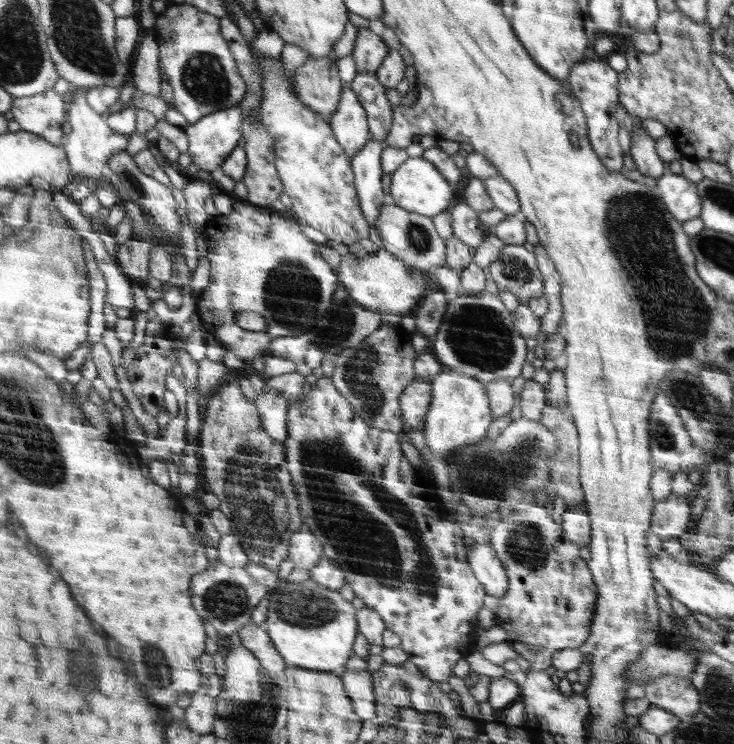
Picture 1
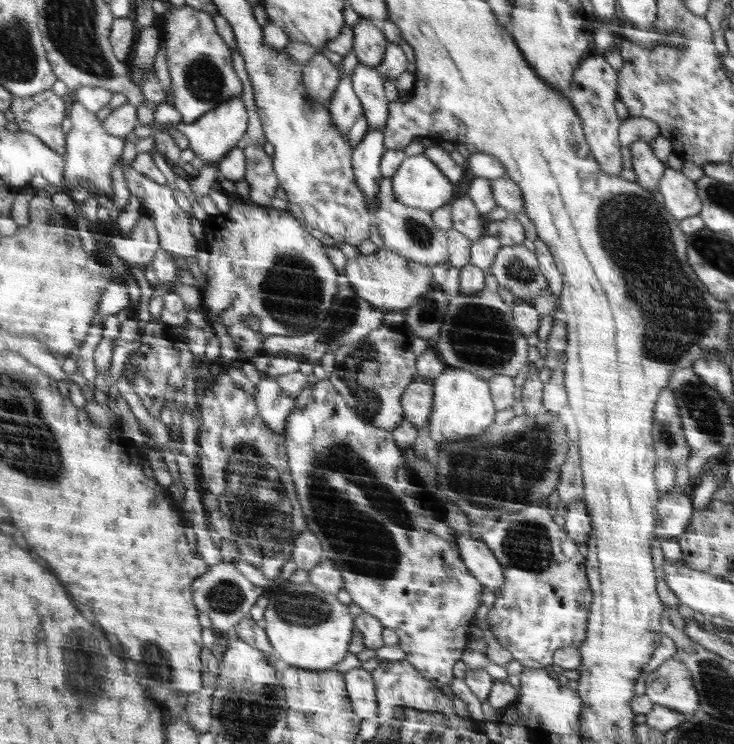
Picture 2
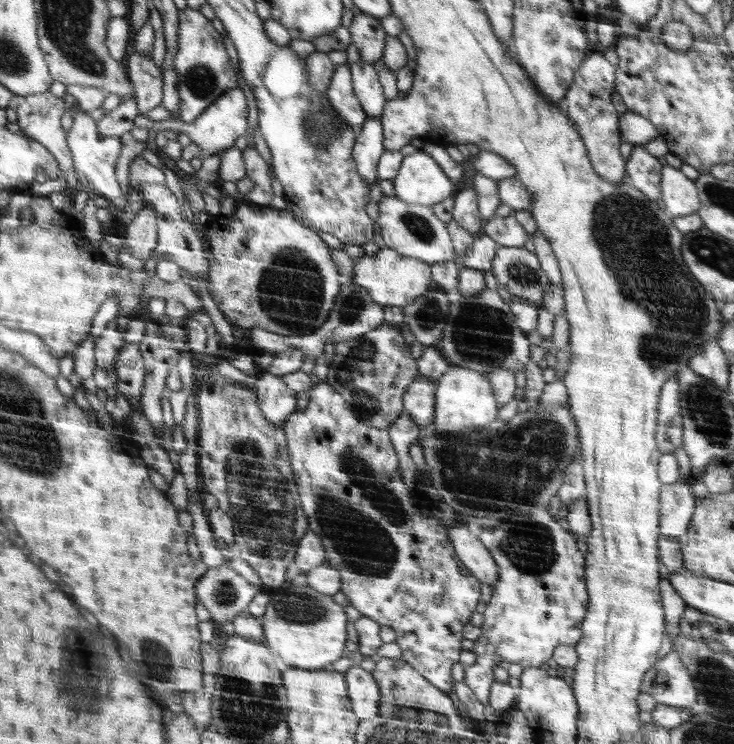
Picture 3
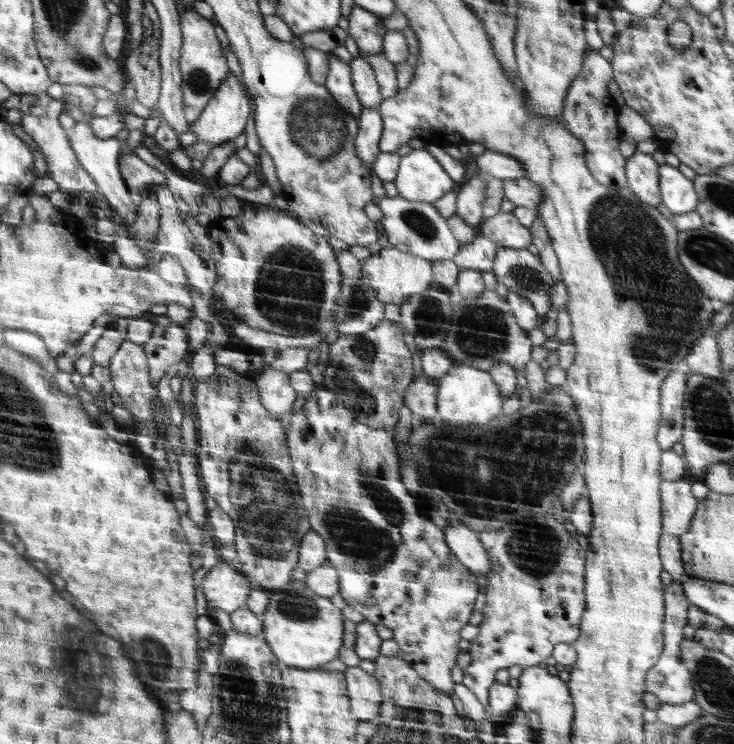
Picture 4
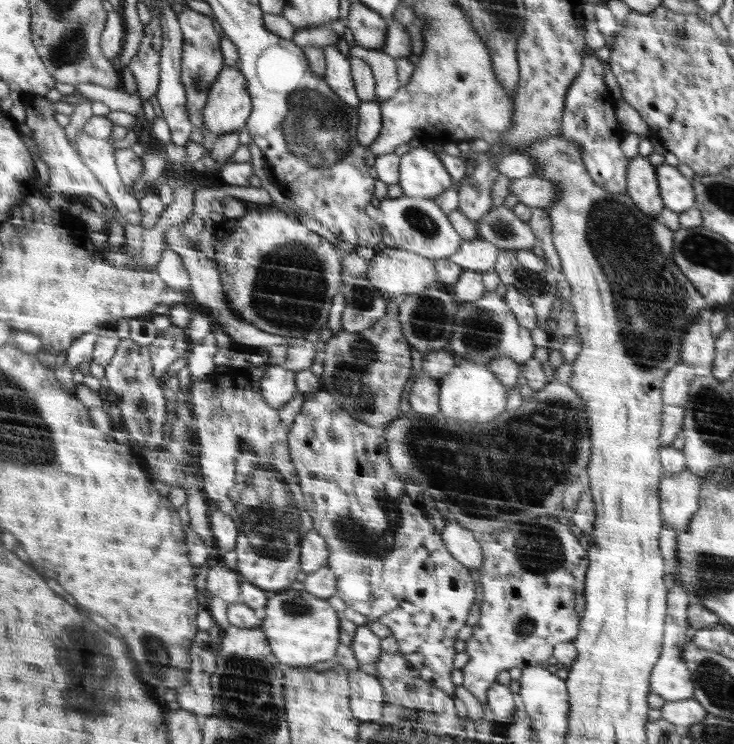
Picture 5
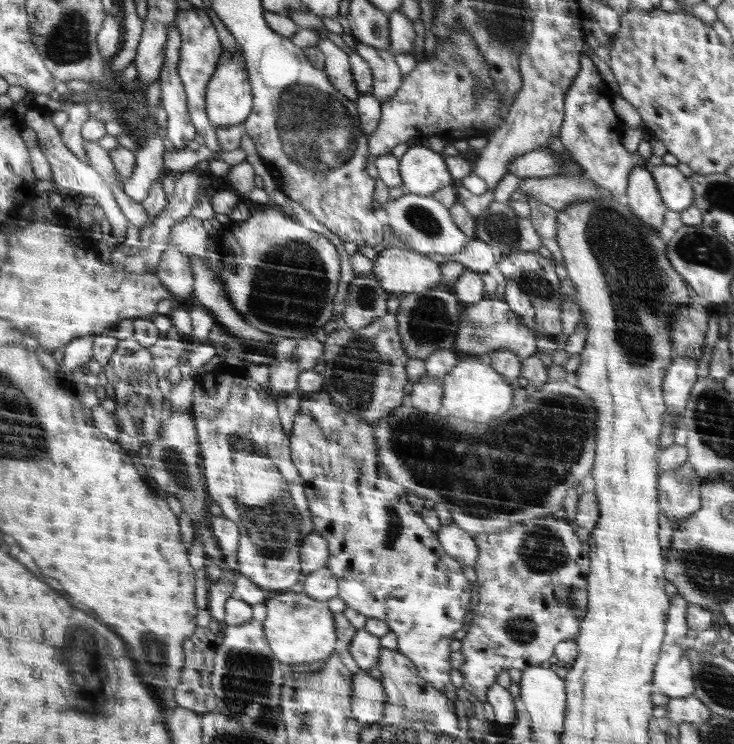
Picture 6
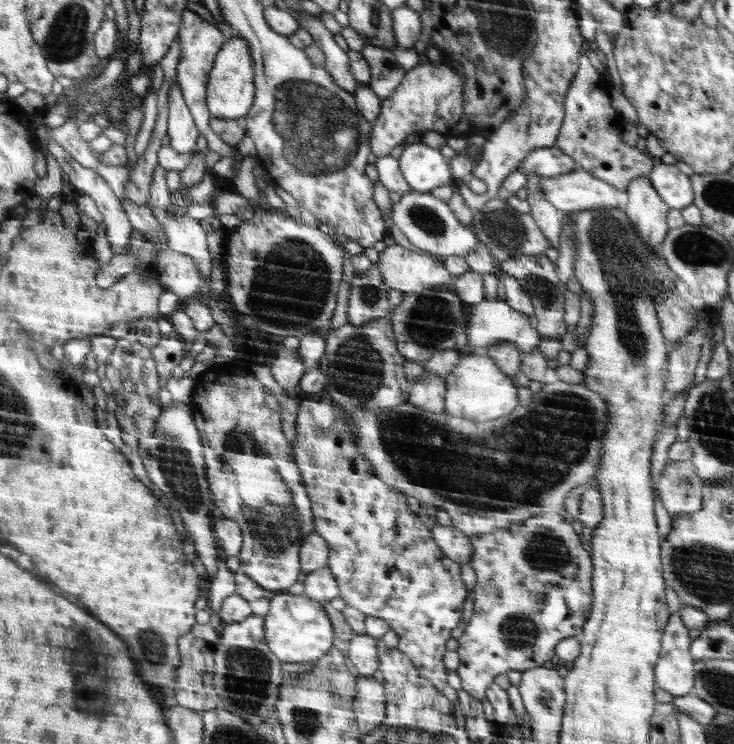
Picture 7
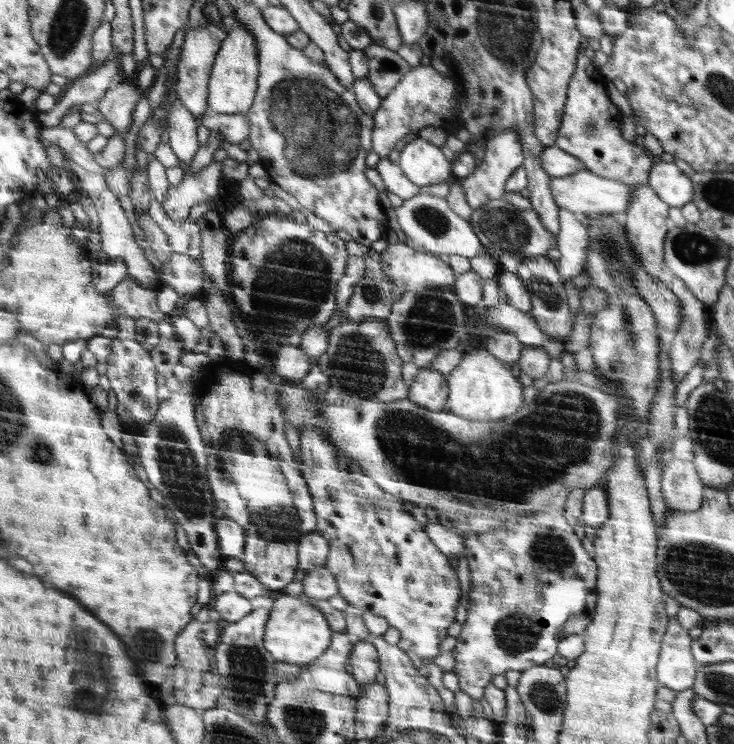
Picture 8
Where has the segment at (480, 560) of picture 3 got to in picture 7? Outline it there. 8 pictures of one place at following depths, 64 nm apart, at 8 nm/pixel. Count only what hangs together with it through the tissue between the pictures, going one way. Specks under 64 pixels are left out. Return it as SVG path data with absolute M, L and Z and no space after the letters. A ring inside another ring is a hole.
M435 524L432 529L432 537L441 547L446 556L453 558L459 564L470 564L473 553L470 537L460 532L456 527Z

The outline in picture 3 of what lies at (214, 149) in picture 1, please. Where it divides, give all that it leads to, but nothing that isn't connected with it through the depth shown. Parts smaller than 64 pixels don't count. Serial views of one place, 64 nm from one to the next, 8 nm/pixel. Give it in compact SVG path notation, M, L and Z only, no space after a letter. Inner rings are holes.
M236 88L236 90L230 90L230 92L226 92L224 96L220 96L216 103L210 104L210 106L202 112L200 118L192 123L185 123L182 120L174 119L153 121L140 114L140 112L138 116L134 118L133 123L134 126L142 129L153 129L157 131L173 130L176 134L187 134L191 138L191 142L202 149L204 156L213 155L214 153L220 153L232 147L234 140L247 133L248 107L246 102L247 100L243 92L239 88Z

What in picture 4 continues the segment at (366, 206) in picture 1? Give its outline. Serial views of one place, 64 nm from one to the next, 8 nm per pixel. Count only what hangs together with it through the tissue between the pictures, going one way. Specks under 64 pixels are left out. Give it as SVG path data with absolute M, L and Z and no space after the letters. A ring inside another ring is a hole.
M363 107L358 120L360 122L356 138L358 156L366 161L366 164L372 164L381 153L378 143L384 130L383 118L379 109Z

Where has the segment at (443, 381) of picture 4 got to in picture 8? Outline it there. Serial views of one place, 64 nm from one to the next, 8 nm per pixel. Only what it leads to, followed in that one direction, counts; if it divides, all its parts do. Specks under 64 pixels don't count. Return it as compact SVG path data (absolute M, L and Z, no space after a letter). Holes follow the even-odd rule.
M485 350L466 354L448 376L449 398L446 410L468 420L500 420L521 410L522 384L498 357Z

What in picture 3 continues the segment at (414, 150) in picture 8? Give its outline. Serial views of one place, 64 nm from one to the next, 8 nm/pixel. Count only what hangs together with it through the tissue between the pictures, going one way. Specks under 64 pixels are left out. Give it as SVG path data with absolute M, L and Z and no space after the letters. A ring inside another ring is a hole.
M422 149L404 156L392 184L400 200L431 207L455 191L455 182Z

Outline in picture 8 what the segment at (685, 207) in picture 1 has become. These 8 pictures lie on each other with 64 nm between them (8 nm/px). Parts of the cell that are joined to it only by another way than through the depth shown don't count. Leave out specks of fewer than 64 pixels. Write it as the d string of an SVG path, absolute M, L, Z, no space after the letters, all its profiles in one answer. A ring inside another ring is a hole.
M674 162L654 163L650 169L648 185L666 204L681 207L693 200L693 181Z

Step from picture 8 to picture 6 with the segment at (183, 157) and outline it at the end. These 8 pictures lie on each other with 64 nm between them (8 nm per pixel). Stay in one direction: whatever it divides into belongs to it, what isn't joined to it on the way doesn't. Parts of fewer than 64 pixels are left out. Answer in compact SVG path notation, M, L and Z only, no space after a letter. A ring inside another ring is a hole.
M176 22L168 27L168 38L165 46L165 59L161 68L160 100L167 114L166 140L176 149L186 148L194 141L197 134L189 117L184 86L178 76L177 64L180 60L181 36Z

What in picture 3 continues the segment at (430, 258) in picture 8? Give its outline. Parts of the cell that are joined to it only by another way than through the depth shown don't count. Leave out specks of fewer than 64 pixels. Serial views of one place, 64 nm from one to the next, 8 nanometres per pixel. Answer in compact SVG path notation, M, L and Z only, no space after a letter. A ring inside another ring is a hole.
M386 246L376 254L365 254L356 259L351 280L365 288L378 304L402 307L412 303L426 290L430 290L430 282L432 282L430 266L426 261L404 256L396 249Z

